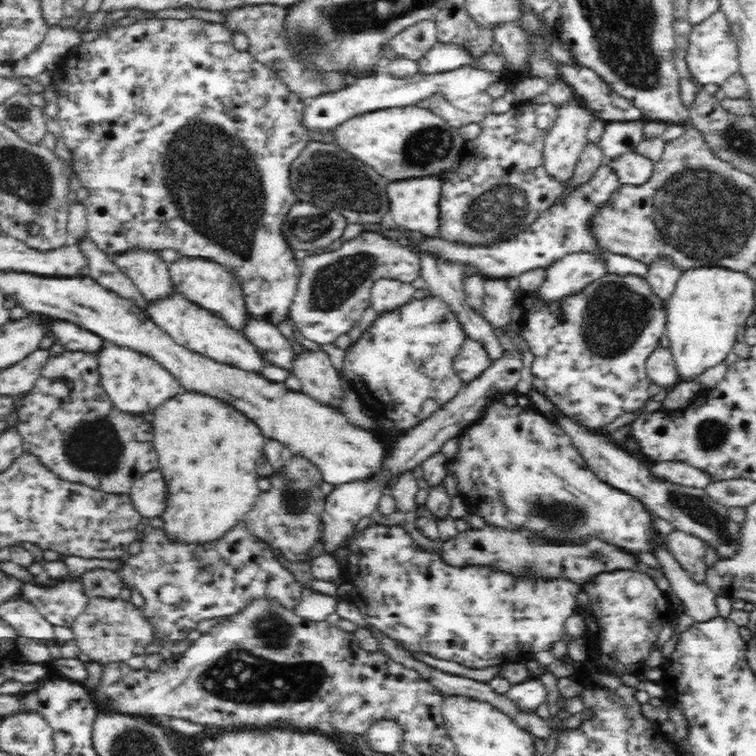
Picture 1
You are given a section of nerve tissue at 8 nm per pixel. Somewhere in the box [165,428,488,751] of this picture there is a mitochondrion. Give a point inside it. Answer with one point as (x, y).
(249, 678)

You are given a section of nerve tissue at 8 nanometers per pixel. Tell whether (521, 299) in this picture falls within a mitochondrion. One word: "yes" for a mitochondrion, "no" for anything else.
no

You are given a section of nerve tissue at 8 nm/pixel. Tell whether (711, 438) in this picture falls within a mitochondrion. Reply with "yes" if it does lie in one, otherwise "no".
yes

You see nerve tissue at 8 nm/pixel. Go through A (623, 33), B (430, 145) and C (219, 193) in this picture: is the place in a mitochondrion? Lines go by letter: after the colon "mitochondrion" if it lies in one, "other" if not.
A: mitochondrion
B: mitochondrion
C: mitochondrion

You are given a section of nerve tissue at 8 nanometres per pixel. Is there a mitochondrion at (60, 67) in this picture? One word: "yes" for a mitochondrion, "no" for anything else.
no

